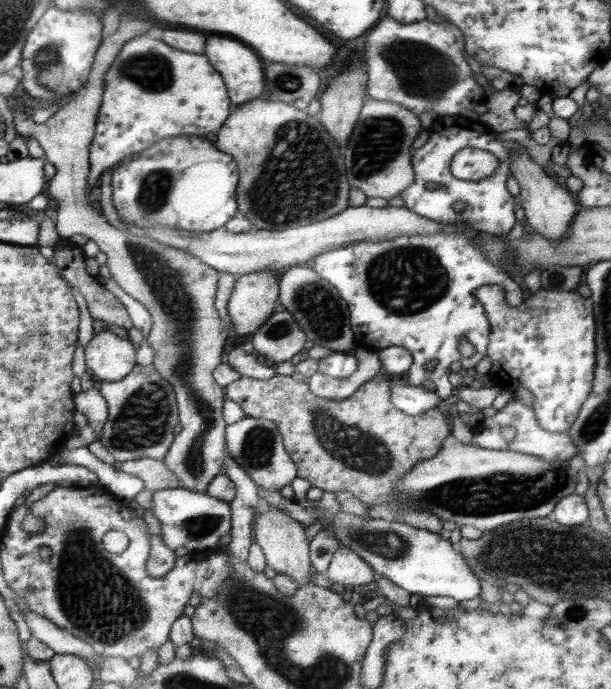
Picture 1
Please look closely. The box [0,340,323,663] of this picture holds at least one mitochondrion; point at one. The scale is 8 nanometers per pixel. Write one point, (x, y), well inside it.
(95, 597)

